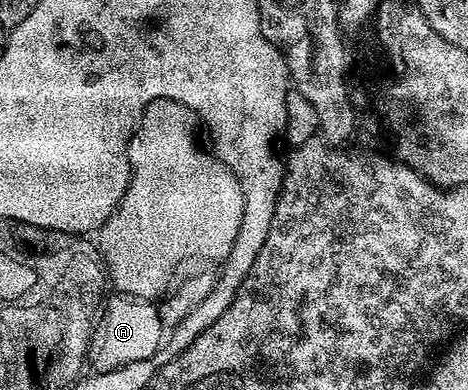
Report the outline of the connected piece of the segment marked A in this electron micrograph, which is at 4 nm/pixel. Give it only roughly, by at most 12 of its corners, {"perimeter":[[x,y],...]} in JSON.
{"perimeter":[[124,295],[106,300],[89,344],[94,372],[152,360],[160,310]]}

